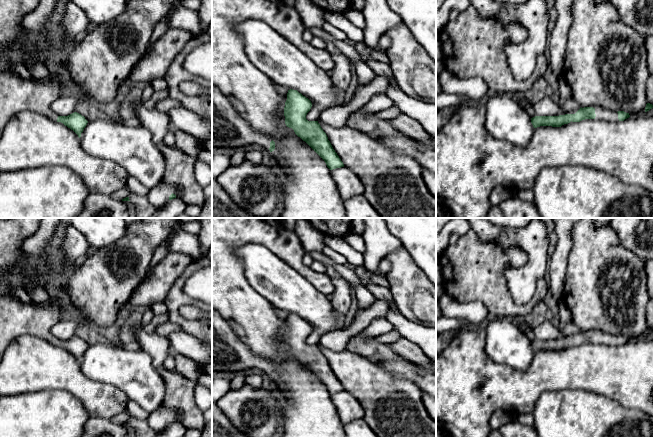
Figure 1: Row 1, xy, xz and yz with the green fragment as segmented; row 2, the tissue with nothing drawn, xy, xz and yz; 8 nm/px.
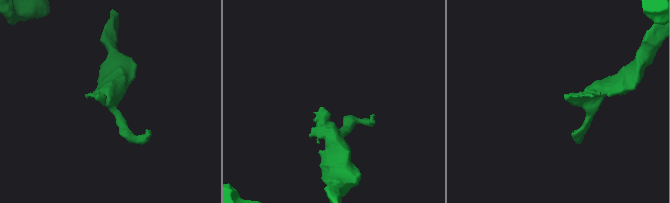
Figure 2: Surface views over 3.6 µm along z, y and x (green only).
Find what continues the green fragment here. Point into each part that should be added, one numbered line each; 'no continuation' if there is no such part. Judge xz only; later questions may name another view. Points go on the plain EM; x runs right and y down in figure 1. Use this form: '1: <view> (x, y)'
1: xz (229, 353)

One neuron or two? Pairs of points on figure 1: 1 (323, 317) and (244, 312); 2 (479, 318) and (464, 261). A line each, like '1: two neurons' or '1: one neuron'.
1: two neurons
2: two neurons

